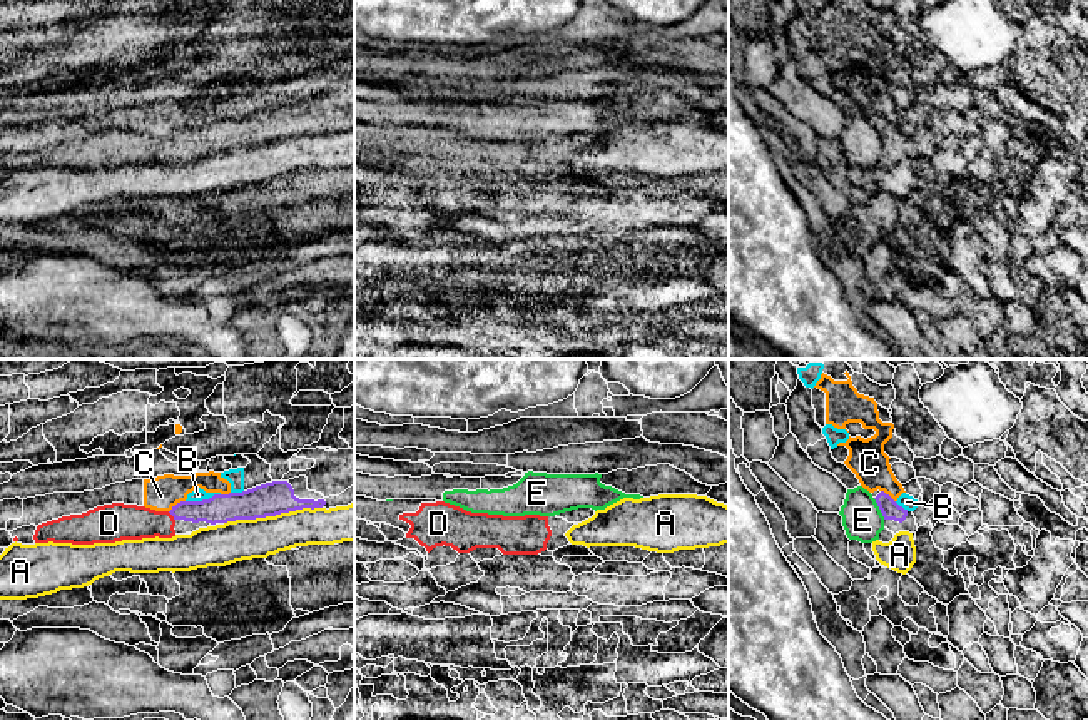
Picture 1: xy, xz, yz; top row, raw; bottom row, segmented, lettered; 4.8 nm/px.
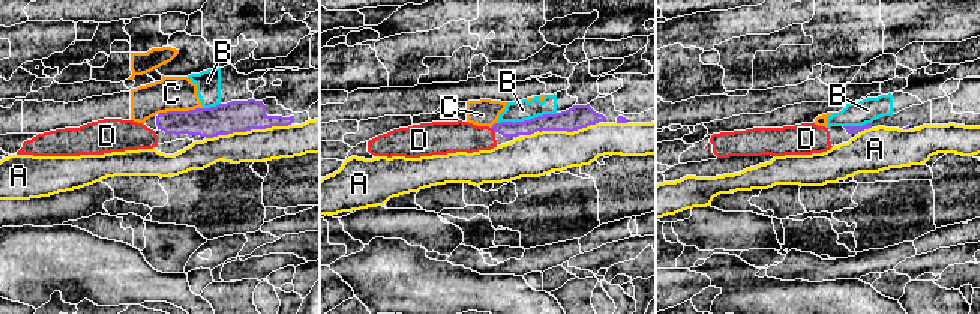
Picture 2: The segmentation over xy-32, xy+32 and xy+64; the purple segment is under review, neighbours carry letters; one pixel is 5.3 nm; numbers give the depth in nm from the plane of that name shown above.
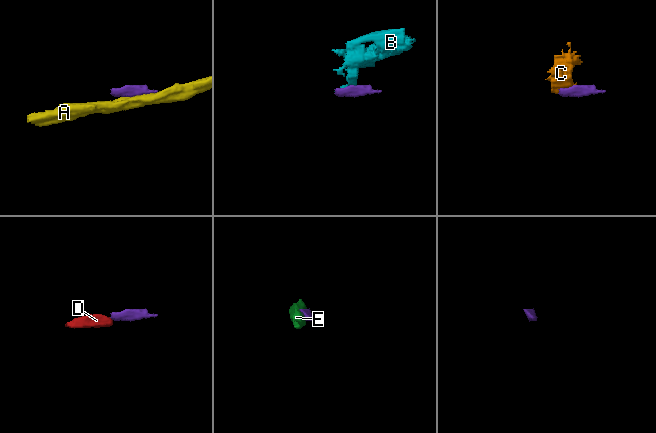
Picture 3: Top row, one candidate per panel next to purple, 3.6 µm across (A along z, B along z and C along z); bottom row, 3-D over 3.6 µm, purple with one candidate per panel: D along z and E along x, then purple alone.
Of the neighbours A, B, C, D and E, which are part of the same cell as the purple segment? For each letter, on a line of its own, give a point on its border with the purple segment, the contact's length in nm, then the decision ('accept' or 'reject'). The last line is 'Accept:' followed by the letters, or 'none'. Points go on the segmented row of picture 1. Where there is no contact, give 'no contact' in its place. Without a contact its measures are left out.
A: contact xy (273, 515); length 480 nm; reject
B: contact xy (203, 500); length 170 nm; reject
C: contact xy (176, 505); length 100 nm; reject
D: contact xy (172, 515); length 60 nm; accept
E: contact yz (879, 508); length 120 nm; reject
Accept: D

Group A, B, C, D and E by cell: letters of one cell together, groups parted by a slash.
A / B C / D / E

